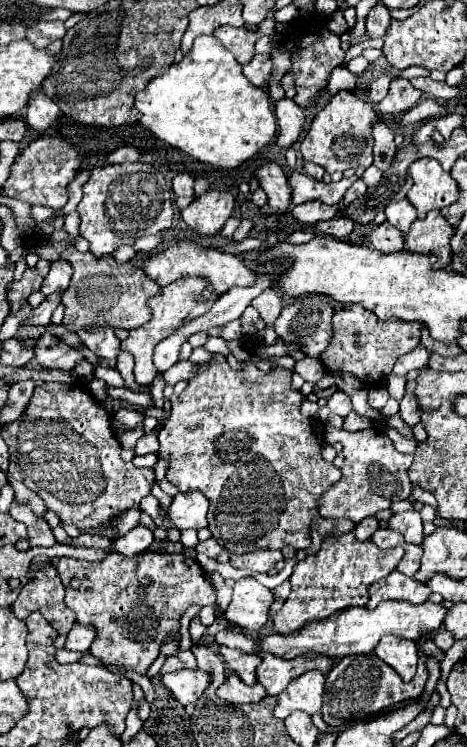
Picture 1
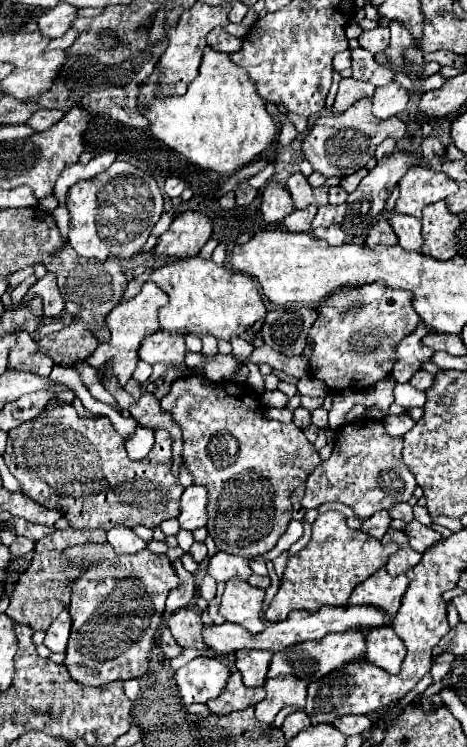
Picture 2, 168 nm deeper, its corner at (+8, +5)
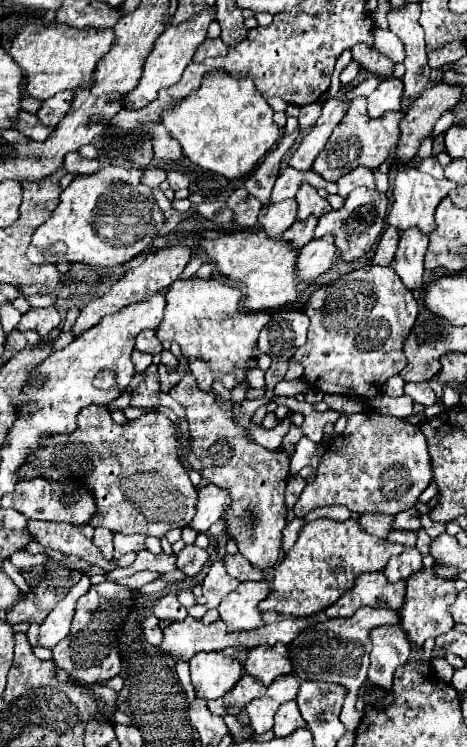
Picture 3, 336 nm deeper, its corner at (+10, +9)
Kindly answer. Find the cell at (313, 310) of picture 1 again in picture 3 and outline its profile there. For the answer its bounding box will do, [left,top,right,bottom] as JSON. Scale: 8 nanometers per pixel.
[257,309,309,361]

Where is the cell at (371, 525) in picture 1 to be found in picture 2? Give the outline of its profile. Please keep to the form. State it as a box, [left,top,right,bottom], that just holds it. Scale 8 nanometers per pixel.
[361,511,391,539]

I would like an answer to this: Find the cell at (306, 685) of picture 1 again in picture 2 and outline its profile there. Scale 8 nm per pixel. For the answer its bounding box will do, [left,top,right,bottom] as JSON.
[255,675,307,725]

